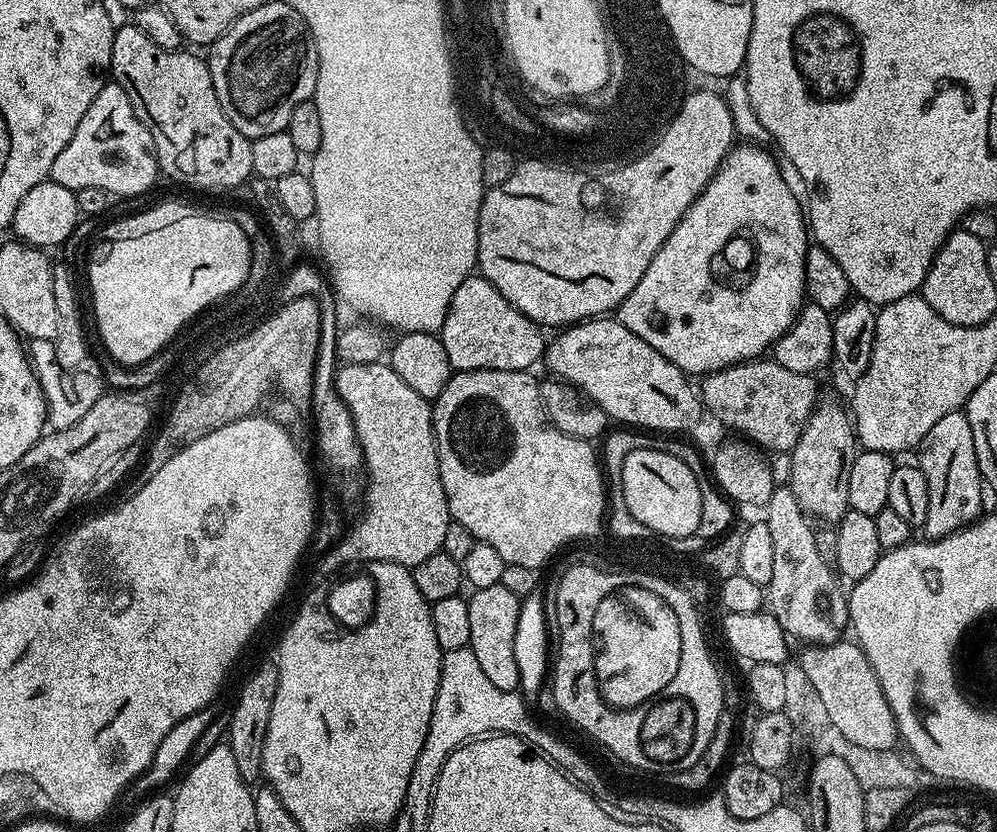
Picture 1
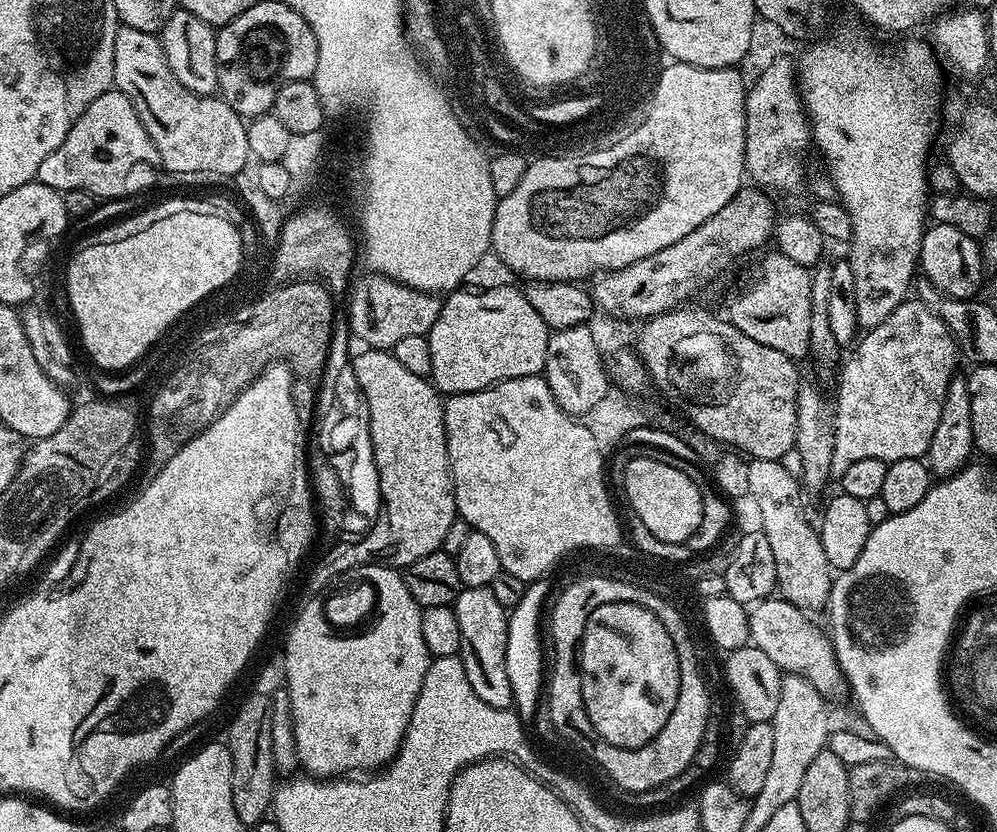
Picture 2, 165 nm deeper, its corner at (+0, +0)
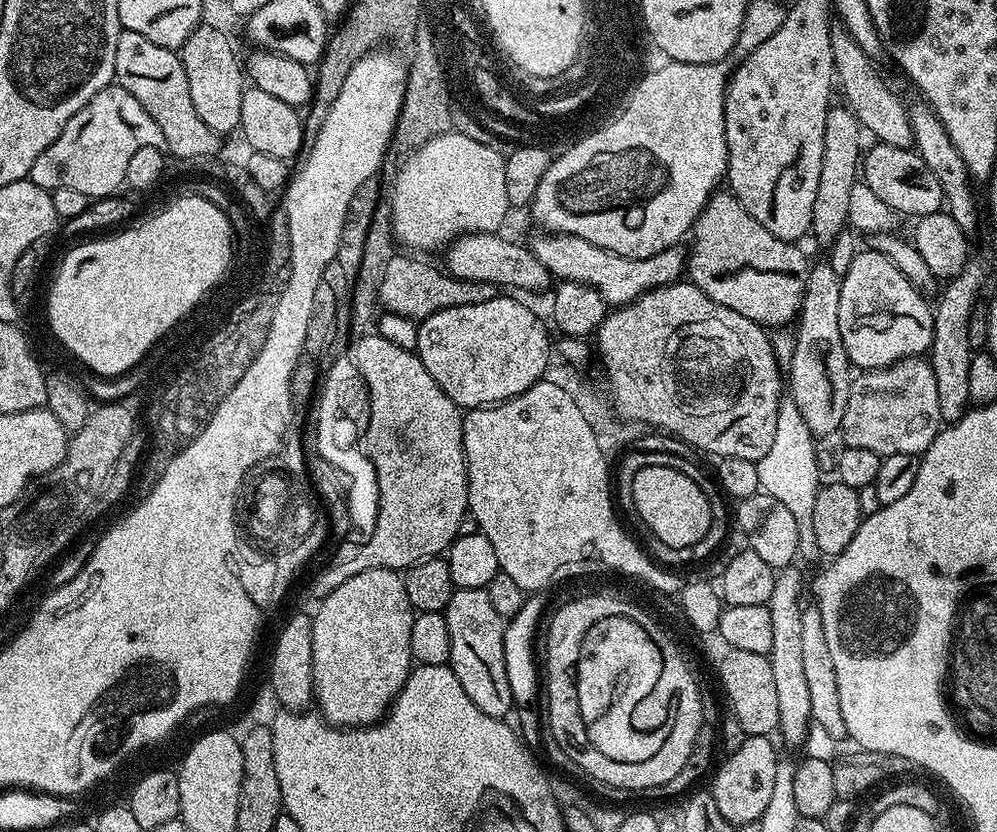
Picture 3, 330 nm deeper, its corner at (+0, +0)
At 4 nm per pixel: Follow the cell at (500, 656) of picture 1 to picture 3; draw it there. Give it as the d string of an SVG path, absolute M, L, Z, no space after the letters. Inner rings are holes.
M456 588L443 614L446 626L450 626L450 666L458 682L462 682L462 690L470 694L470 702L474 702L482 714L507 717L514 703L503 649L506 621L495 612L487 588Z

